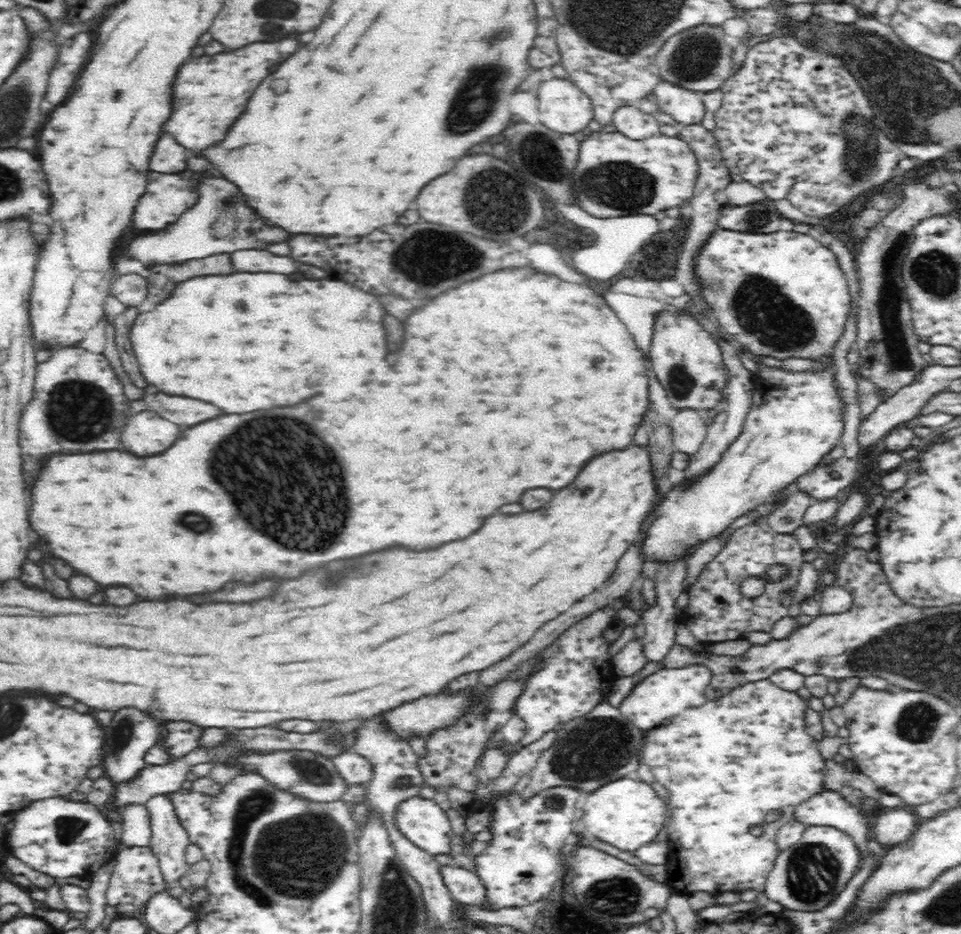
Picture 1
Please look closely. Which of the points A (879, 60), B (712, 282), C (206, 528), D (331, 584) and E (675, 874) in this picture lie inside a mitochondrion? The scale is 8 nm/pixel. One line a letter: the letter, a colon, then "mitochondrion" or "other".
A: mitochondrion
B: mitochondrion
C: mitochondrion
D: mitochondrion
E: other

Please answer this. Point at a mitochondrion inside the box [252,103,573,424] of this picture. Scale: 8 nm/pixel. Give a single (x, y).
(431, 254)

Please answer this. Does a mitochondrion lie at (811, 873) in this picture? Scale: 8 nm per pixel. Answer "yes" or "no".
yes

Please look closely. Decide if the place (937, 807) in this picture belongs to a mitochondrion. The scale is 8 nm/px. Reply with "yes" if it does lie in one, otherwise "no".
no

